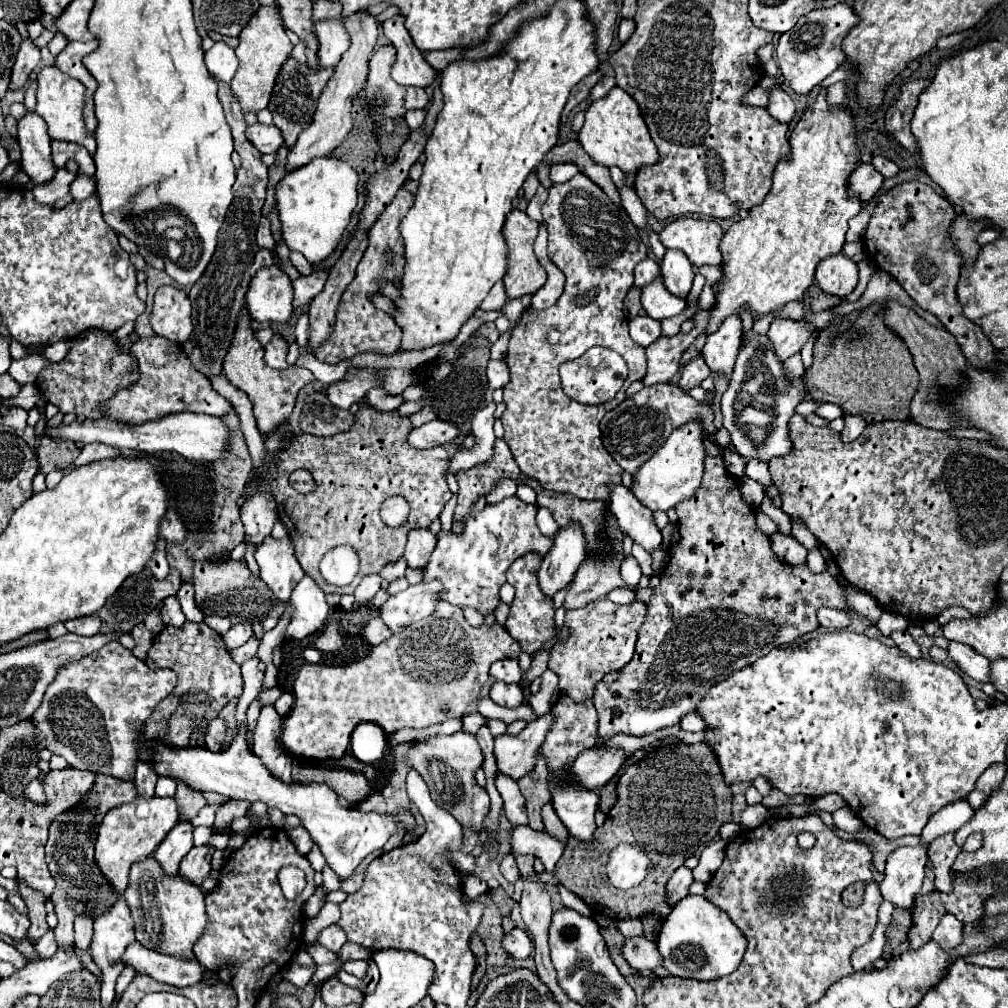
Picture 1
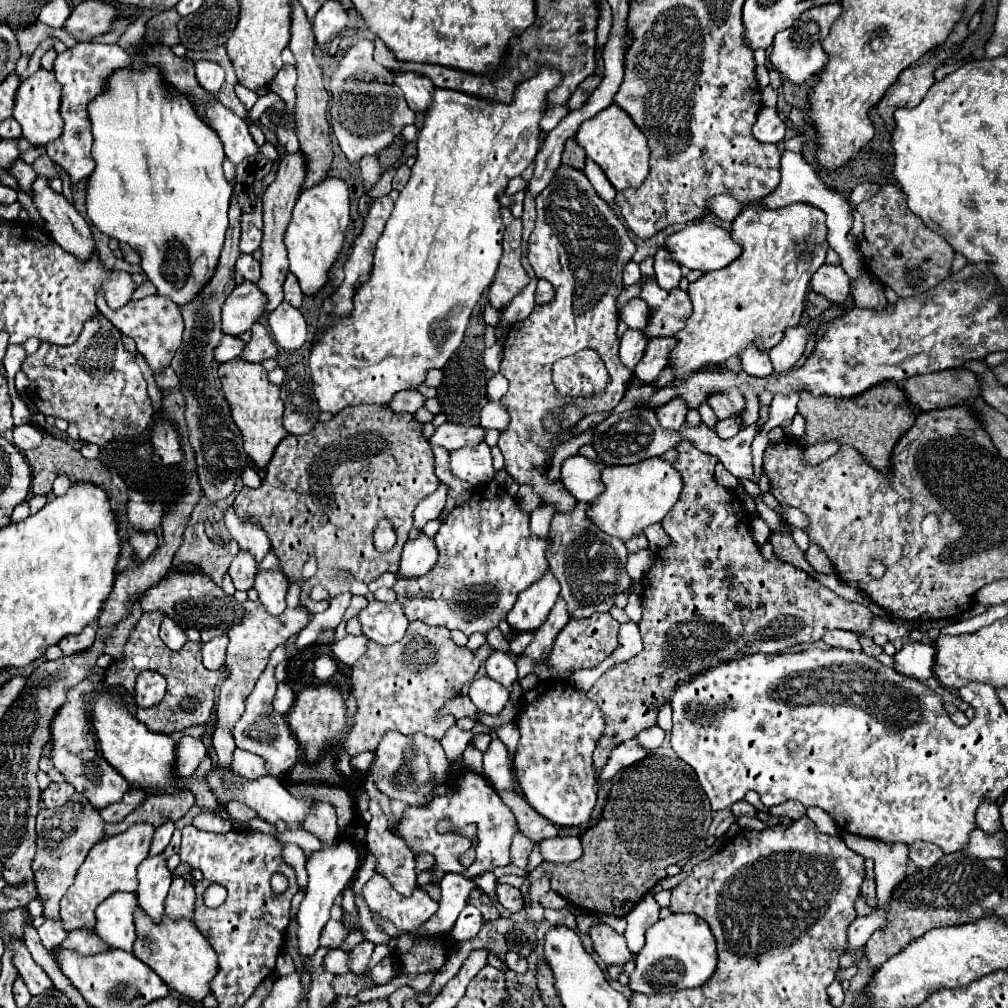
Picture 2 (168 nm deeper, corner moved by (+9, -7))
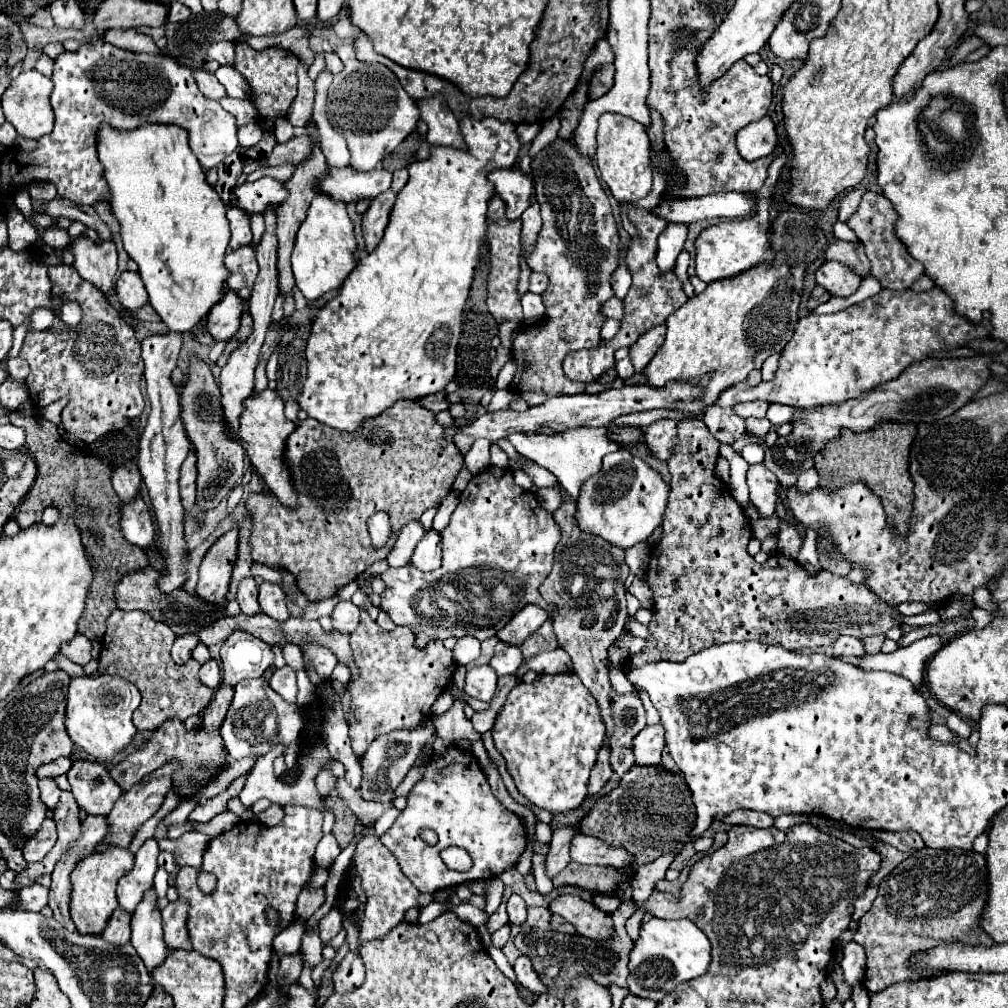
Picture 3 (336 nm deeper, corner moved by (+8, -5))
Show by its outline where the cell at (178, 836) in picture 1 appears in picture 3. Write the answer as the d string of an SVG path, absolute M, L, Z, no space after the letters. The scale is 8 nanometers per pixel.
M150 887L138 909L132 917L132 945L138 951L140 959L146 963L146 967L152 971L166 959L166 943L162 933L162 917L158 907L158 895L154 887Z

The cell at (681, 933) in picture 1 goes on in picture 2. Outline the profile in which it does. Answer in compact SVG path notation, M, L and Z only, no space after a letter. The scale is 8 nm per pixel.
M673 913L647 929L645 945L637 955L637 967L629 975L629 987L631 991L645 995L699 987L707 983L717 969L715 949L715 937L701 917Z

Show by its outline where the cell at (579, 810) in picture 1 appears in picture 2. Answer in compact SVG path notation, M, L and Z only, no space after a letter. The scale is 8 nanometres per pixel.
M551 677L539 681L535 689L523 693L521 713L517 717L517 729L521 737L515 751L515 771L519 777L519 785L525 793L525 799L531 803L531 807L557 825L571 827L577 823L589 823L597 799L597 779L591 755L597 745L597 739L603 735L601 709L571 681Z

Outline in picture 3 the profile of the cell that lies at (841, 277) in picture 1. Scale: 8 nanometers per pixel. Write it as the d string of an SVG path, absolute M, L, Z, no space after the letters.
M826 261L816 271L816 283L824 287L832 297L850 297L858 289L860 281L862 279L852 269L838 261Z

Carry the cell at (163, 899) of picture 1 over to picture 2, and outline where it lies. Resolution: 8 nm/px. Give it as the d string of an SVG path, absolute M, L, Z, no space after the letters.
M139 907L135 913L135 927L137 927L137 941L133 953L145 965L149 965L173 991L181 993L193 1003L201 1003L211 993L213 975L217 975L217 955L213 947L205 941L199 933L195 923L187 919L179 921L163 921L159 925L151 923L151 919Z

